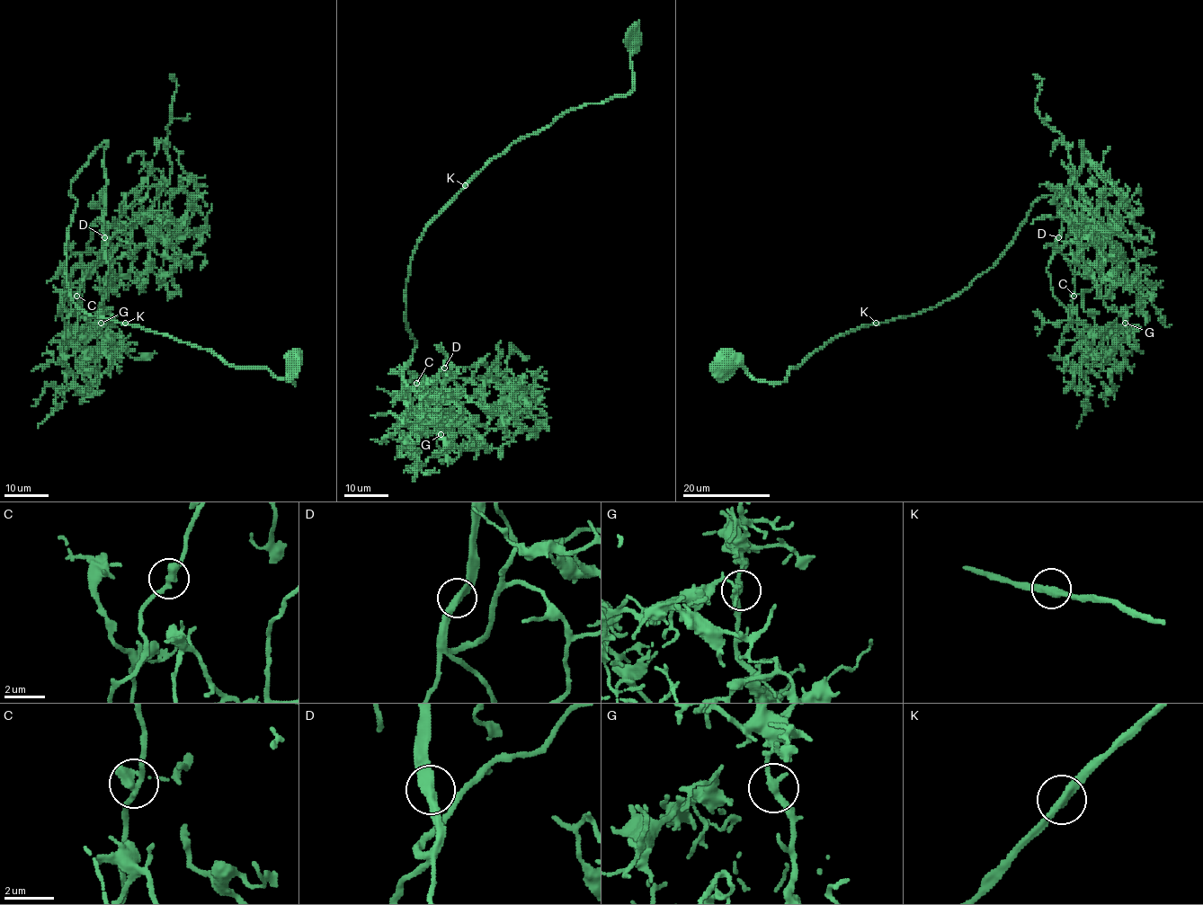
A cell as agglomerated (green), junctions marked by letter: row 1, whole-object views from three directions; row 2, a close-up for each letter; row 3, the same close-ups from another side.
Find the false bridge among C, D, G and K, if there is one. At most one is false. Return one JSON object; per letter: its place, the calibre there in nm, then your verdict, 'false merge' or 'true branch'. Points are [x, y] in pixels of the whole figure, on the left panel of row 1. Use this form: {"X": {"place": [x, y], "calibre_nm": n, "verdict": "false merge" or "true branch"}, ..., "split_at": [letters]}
{"C": {"place": [76, 296], "calibre_nm": 360, "verdict": "true branch"}, "D": {"place": [104, 237], "calibre_nm": 360, "verdict": "true branch"}, "G": {"place": [101, 323], "calibre_nm": 320, "verdict": "true branch"}, "K": {"place": [125, 323], "calibre_nm": 320, "verdict": "true branch"}, "split_at": []}

